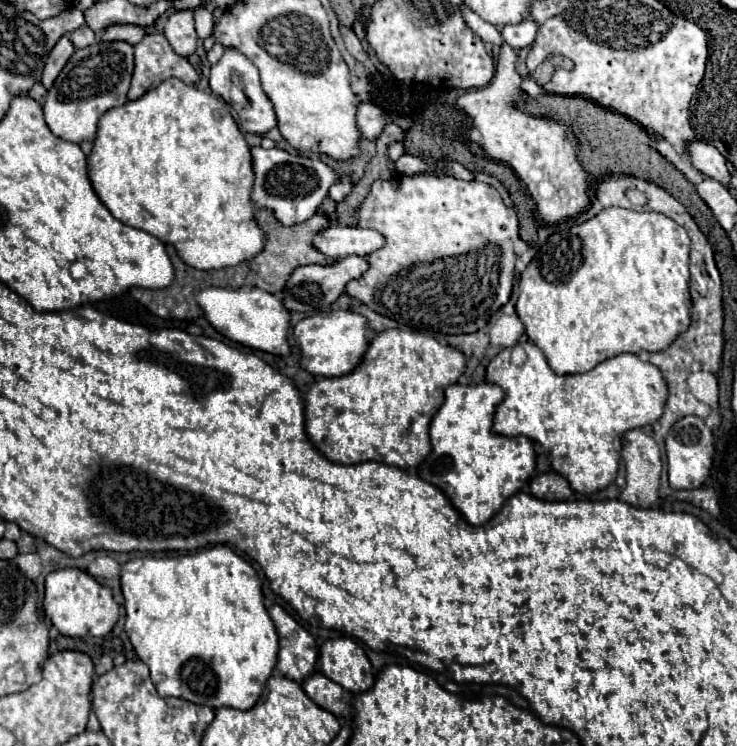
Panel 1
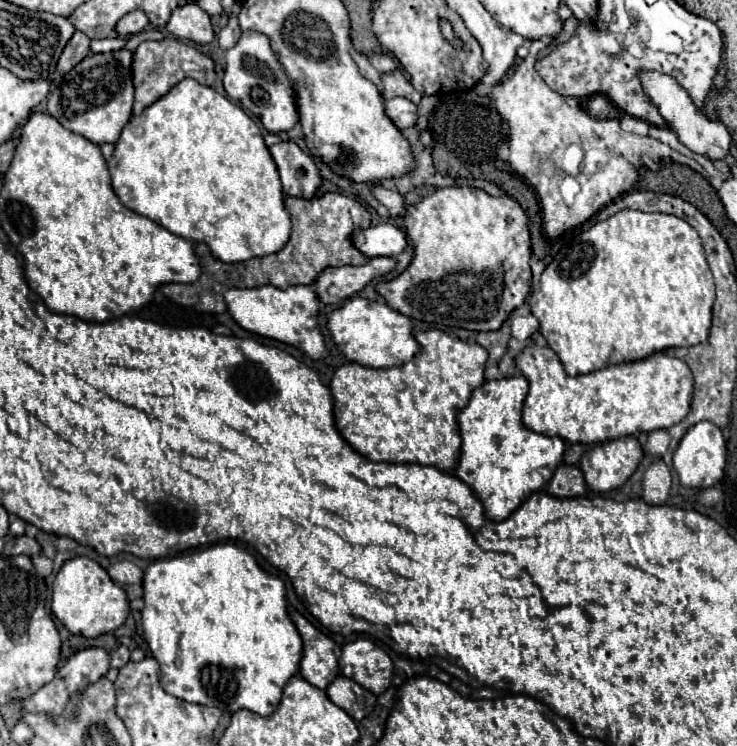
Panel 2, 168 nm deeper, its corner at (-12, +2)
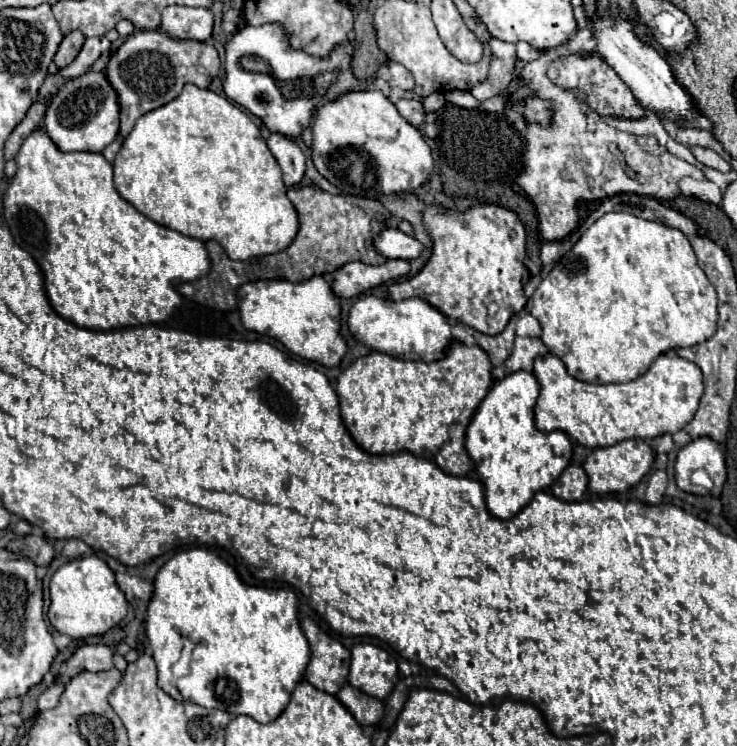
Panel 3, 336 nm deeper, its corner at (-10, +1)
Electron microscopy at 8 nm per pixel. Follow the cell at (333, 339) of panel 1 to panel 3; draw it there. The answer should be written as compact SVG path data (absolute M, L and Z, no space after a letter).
M362 296L348 314L348 328L352 336L370 350L388 354L398 360L434 362L442 358L446 346L452 342L450 322L444 314L420 298L410 300L382 300L376 296Z

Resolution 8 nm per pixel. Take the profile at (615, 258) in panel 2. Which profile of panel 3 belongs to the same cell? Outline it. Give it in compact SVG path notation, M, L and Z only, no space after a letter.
M610 212L604 214L600 220L596 220L584 234L582 238L572 246L570 252L566 252L556 266L544 276L544 280L540 282L540 286L536 288L532 294L532 305L530 314L538 318L540 326L542 326L542 342L546 344L546 348L556 354L564 364L570 376L582 380L582 382L596 382L596 384L610 384L610 382L630 382L638 376L642 376L650 364L654 362L656 356L668 352L668 350L676 350L682 346L696 346L706 342L714 332L716 332L716 322L718 322L718 312L716 312L716 290L714 286L708 282L704 270L698 266L696 254L690 246L690 240L684 236L684 232L680 232L678 228L666 226L662 222L652 222L652 220L644 220L638 218L634 214L628 212Z

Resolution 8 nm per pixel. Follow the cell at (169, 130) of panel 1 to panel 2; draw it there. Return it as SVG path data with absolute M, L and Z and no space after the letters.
M182 79L142 115L130 119L108 167L114 193L128 209L160 223L174 235L204 241L224 263L278 253L290 237L292 223L284 209L280 175L258 125L236 103L194 79Z

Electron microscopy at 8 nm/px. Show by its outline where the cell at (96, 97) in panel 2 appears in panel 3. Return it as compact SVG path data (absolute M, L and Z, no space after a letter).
M88 70L82 76L66 80L56 90L54 98L50 98L44 122L48 136L62 152L76 152L76 150L102 152L118 136L120 124L118 94L110 84L110 80L106 78L106 72Z

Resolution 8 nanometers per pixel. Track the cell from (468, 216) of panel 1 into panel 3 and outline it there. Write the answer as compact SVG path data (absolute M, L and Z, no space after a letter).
M430 204L424 210L422 222L428 236L432 238L432 256L414 278L388 288L392 300L422 298L452 322L462 322L482 334L502 332L508 320L520 312L528 300L522 286L522 274L526 270L526 230L516 212L498 204L476 204L462 212L448 210L440 204Z

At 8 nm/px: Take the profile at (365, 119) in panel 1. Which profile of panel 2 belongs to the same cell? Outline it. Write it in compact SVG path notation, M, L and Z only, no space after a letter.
M394 97L394 99L386 99L386 115L396 123L398 129L408 129L416 125L416 105L410 99L404 97Z

